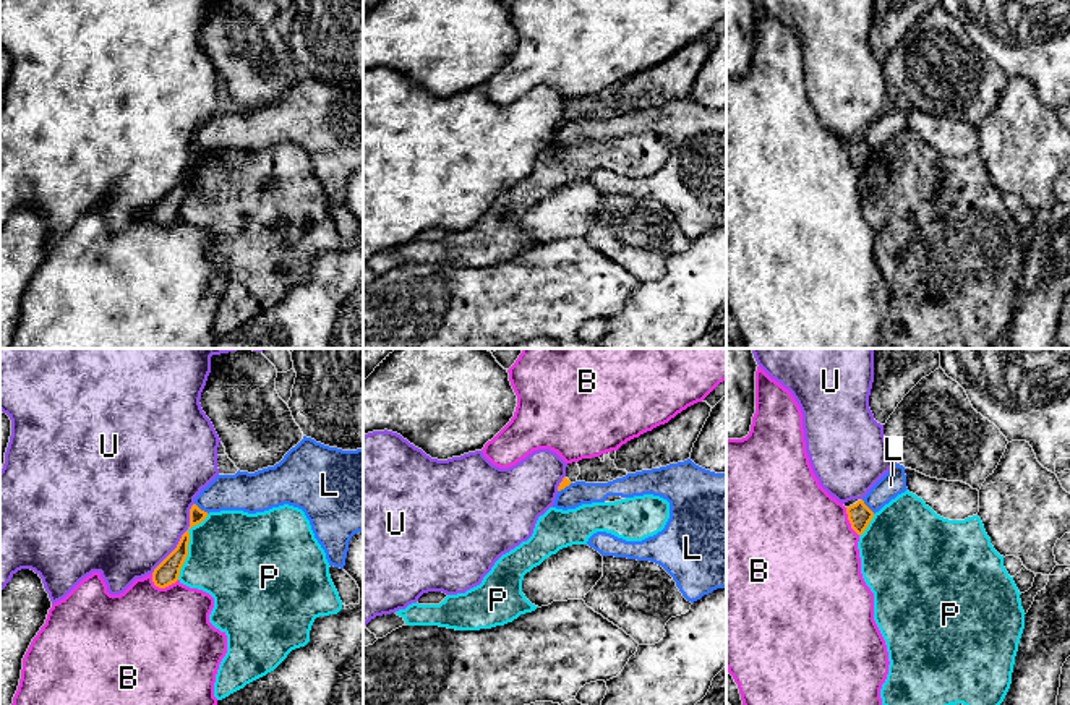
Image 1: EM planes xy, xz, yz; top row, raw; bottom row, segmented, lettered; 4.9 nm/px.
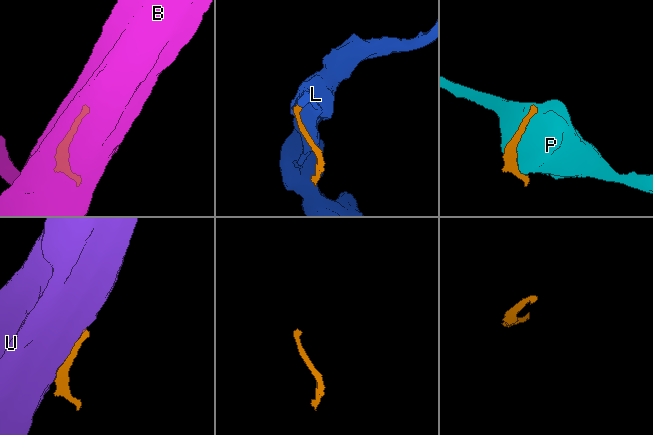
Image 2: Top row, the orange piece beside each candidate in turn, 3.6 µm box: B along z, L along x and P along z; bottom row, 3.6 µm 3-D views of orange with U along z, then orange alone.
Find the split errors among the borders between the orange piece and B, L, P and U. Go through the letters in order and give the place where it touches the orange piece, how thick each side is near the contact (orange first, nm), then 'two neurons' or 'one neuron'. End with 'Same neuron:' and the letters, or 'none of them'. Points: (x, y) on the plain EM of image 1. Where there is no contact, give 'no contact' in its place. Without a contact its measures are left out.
B: xy (161, 224) | 120/500 nm | two neurons
L: yz (866, 143) | 120/120 nm | one neuron
P: xy (187, 182) | 120/460 nm | two neurons
U: xy (180, 175) | 120/500 nm | two neurons
Same neuron: L

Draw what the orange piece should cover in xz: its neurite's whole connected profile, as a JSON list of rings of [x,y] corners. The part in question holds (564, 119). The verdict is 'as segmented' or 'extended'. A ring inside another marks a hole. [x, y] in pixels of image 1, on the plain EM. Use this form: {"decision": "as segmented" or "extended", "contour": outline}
{"decision": "extended", "contour": [[[687,96],[608,120],[571,120],[564,113],[553,144],[567,147],[644,131],[670,139],[670,156],[661,169],[642,178],[597,169],[587,182],[601,193],[661,203],[691,240],[726,225],[726,110],[705,107]]]}

